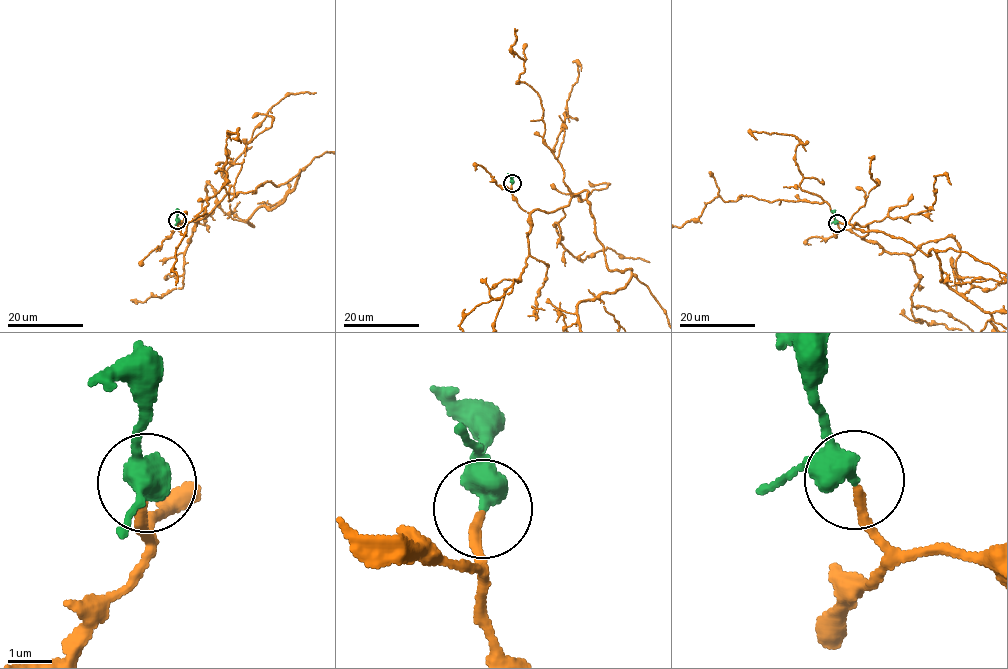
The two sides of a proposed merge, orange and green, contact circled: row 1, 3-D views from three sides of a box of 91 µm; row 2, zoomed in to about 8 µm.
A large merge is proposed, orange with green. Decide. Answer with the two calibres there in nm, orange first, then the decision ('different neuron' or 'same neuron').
190/440 nm | same neuron

